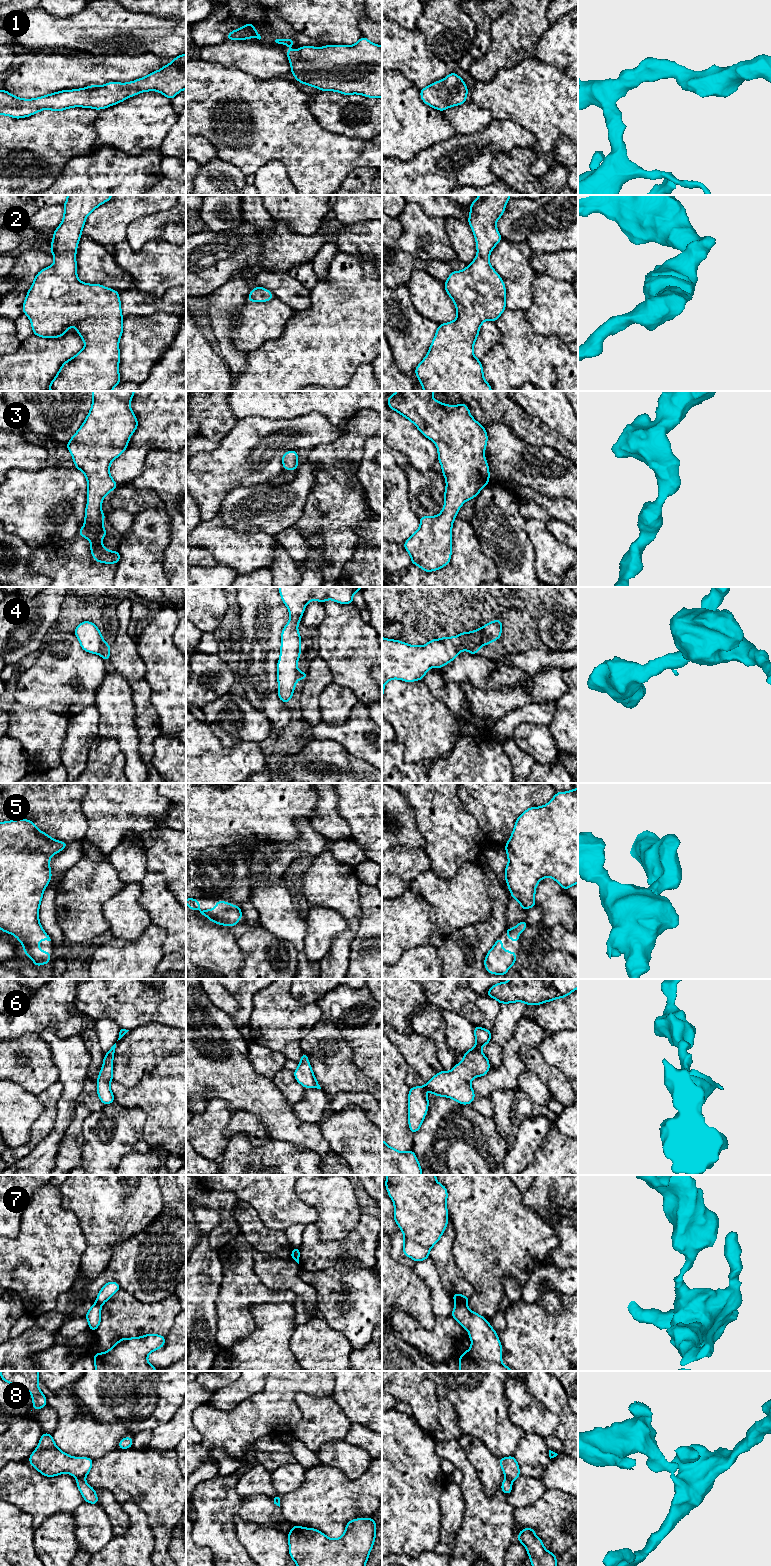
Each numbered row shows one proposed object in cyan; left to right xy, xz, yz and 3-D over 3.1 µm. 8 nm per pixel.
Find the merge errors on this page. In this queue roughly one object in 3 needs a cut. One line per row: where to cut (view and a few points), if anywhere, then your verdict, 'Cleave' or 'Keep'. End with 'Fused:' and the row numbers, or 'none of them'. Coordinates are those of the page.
1: No split. Keep
2: No split. Keep
3: No split. Keep
4: No split. Keep
5: No split. Keep
6: No split. Keep
7: Split along yz (456, 1302), (466, 1304). Cleave
8: Split along yz (505, 1477), (512, 1480). Cleave
Fused: 7, 8

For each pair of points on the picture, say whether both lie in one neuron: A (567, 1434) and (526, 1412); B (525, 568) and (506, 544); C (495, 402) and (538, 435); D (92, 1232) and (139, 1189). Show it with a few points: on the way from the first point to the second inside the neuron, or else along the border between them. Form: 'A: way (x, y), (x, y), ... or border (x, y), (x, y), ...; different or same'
A: border (544, 1406), (558, 1417), (558, 1424), (554, 1433); different
B: way (520, 562), (511, 550); same
C: way (506, 411), (527, 427); same
D: way (104, 1220), (120, 1204), (124, 1204), (127, 1201); same

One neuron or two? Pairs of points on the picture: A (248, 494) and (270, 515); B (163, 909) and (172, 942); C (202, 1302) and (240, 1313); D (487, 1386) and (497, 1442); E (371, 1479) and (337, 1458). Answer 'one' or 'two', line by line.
A: one
B: one
C: two
D: one
E: two

